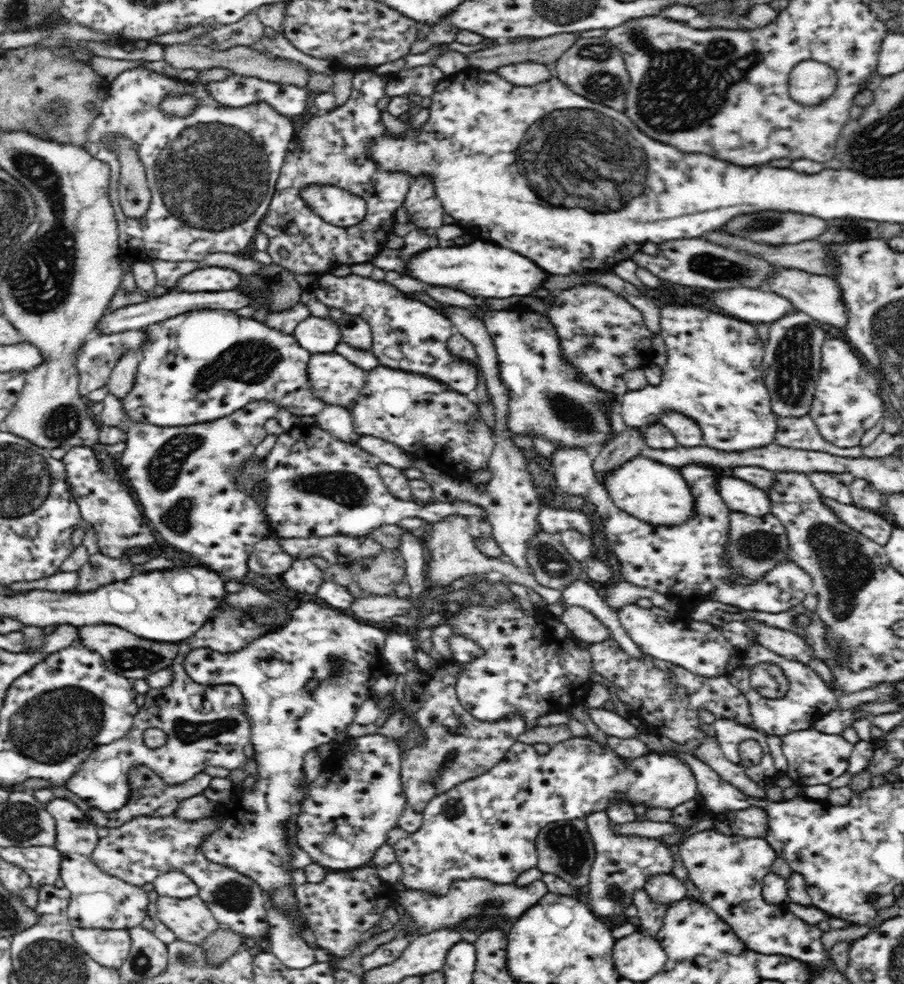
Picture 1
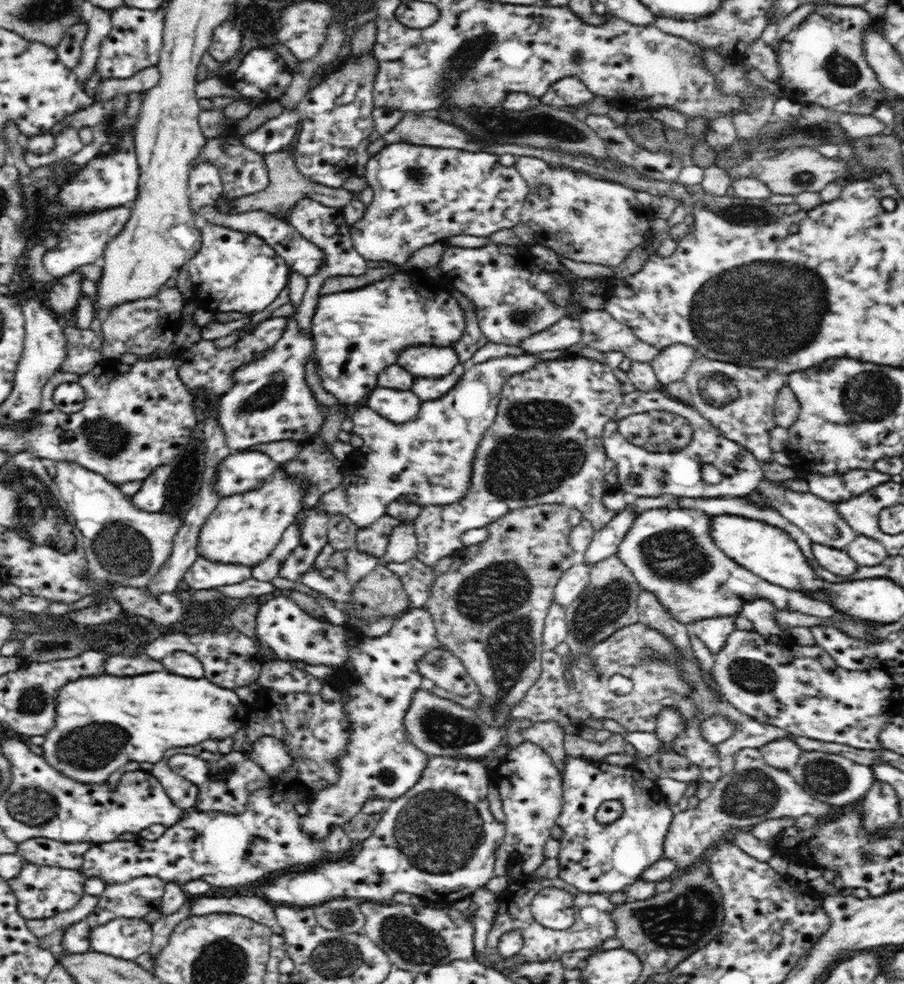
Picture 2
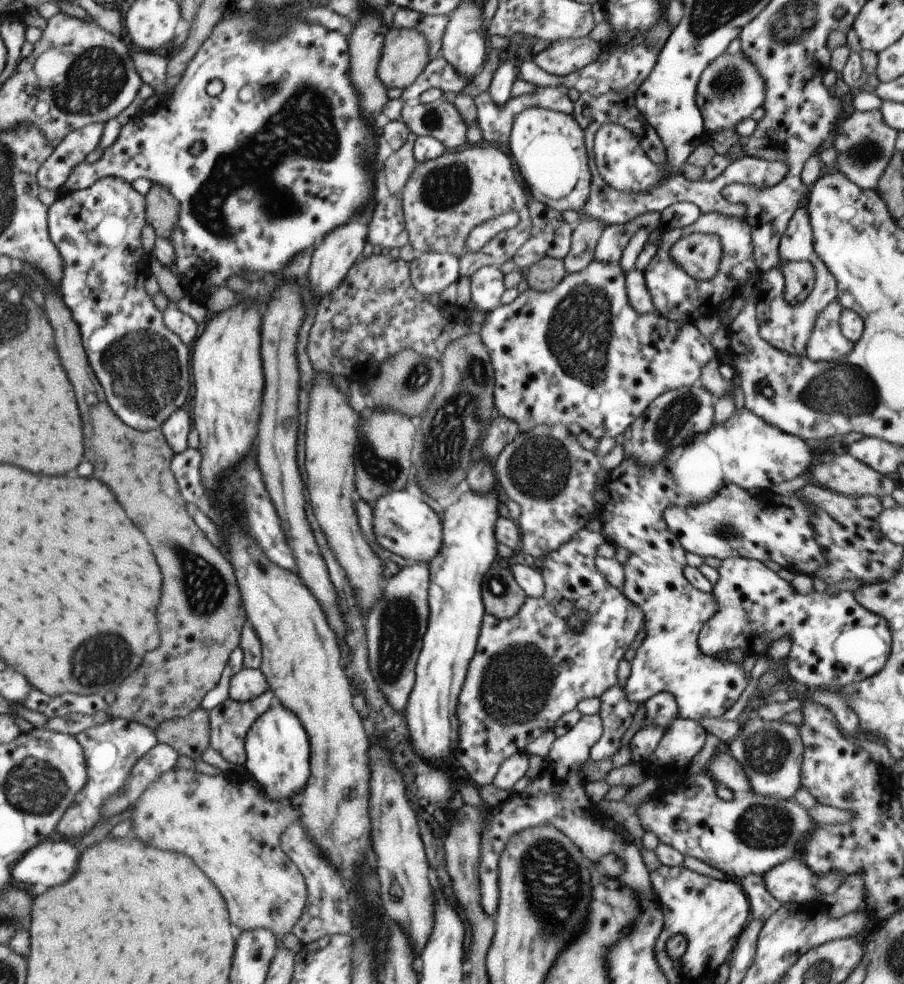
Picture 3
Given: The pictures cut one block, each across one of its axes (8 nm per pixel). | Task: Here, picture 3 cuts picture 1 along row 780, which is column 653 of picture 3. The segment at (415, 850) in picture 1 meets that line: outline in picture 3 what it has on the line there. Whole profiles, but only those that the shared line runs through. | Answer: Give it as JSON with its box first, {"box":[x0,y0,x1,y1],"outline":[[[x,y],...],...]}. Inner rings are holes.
{"box":[595,406,834,722],"outline":[[[744,406],[734,411],[719,424],[704,433],[697,433],[683,441],[680,445],[669,449],[662,459],[652,467],[640,465],[633,457],[625,457],[615,468],[608,471],[608,479],[600,486],[605,490],[602,504],[596,504],[595,515],[600,522],[602,536],[617,548],[625,548],[630,552],[622,564],[624,583],[621,592],[634,602],[644,614],[645,637],[635,650],[630,664],[630,675],[623,688],[626,697],[632,703],[644,703],[649,697],[665,691],[676,700],[678,716],[698,722],[703,717],[723,716],[732,704],[735,704],[743,688],[750,679],[740,666],[729,661],[721,662],[716,656],[706,656],[697,644],[698,634],[706,620],[718,611],[718,604],[713,593],[704,593],[688,580],[685,580],[683,567],[685,551],[676,536],[667,528],[662,512],[667,507],[691,507],[697,503],[707,502],[717,491],[731,483],[742,489],[770,489],[771,486],[791,480],[799,474],[809,472],[813,462],[830,463],[834,454],[827,449],[819,453],[816,447],[807,444],[801,437],[783,432],[772,424],[755,416]]]}

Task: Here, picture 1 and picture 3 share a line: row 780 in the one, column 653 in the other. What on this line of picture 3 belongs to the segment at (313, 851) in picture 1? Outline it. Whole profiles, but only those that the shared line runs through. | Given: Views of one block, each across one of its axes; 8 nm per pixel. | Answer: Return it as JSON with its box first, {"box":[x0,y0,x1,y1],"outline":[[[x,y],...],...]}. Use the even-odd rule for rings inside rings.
{"box":[477,259,715,441],"outline":[[[591,259],[591,262],[579,272],[566,273],[559,284],[548,291],[539,292],[527,287],[513,302],[499,305],[479,320],[481,328],[477,334],[481,335],[482,343],[488,350],[494,374],[494,385],[492,392],[495,414],[514,420],[518,426],[518,432],[528,431],[537,425],[564,424],[566,427],[575,422],[581,430],[587,432],[591,438],[599,441],[601,438],[615,438],[627,428],[655,400],[664,392],[688,387],[695,383],[700,375],[701,369],[706,362],[715,356],[714,348],[709,340],[705,340],[701,333],[691,323],[671,322],[659,314],[643,313],[640,315],[630,307],[626,290],[624,287],[624,274],[619,263],[611,264]]]}

